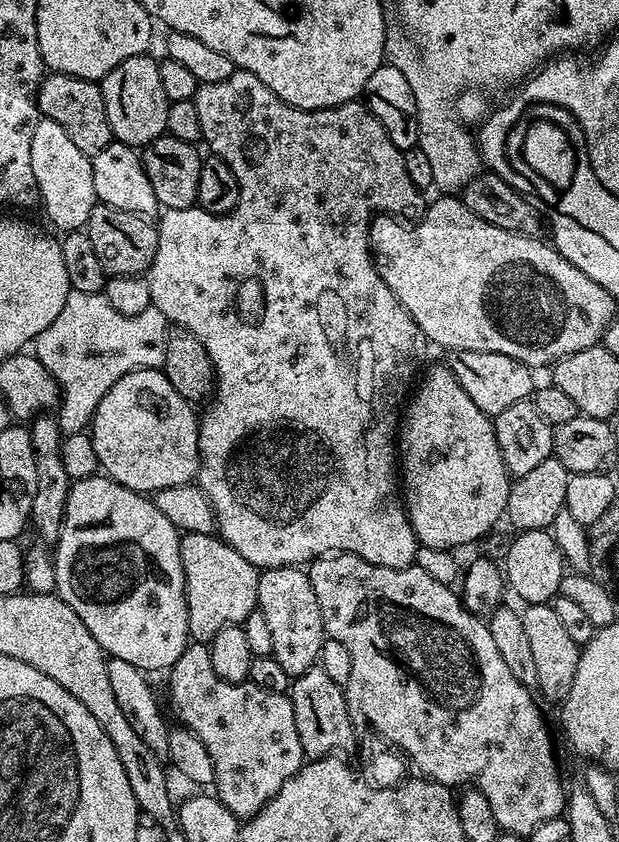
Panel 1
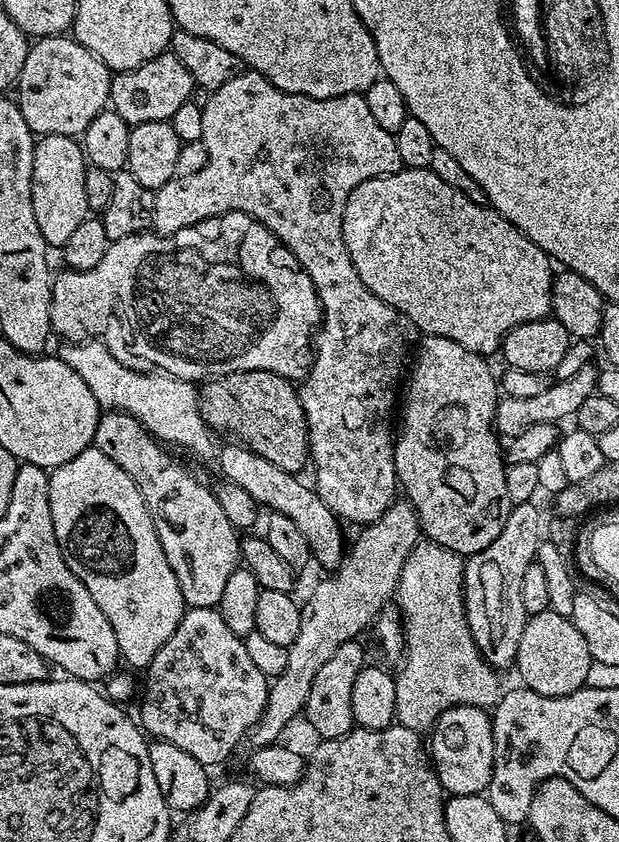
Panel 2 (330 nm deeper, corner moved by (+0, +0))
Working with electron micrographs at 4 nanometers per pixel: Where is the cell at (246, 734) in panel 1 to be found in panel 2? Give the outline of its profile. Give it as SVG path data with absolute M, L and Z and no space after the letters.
M188 608L178 630L149 662L138 724L149 737L165 740L205 766L220 764L262 718L269 677L254 666L243 639L226 626L216 608Z

